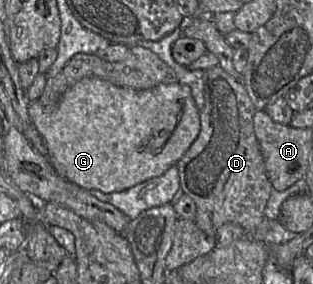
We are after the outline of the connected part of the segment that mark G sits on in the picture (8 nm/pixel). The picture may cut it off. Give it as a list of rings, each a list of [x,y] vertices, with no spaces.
[[[86,77],[76,82],[64,93],[58,106],[53,112],[45,112],[40,101],[35,100],[30,102],[28,106],[28,113],[31,123],[45,140],[48,150],[48,159],[54,166],[57,173],[68,182],[73,183],[87,191],[99,190],[103,193],[124,191],[151,178],[161,176],[171,166],[176,165],[176,163],[181,159],[198,137],[200,132],[200,112],[192,96],[191,89],[181,82],[159,84],[149,89],[139,90],[120,87],[96,77]]]

